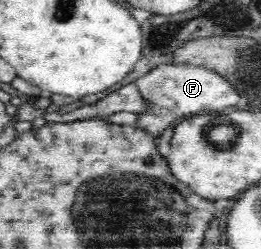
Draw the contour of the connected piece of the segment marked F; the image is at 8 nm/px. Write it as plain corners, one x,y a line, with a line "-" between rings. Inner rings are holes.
159,65
153,67
143,77
136,79
135,83
143,96
144,111
139,113
136,125
145,127
151,135
159,135
165,127
176,123
179,117
201,114
203,109
213,109
221,112
237,108
240,95
234,85
229,83
222,75
212,69
199,65

